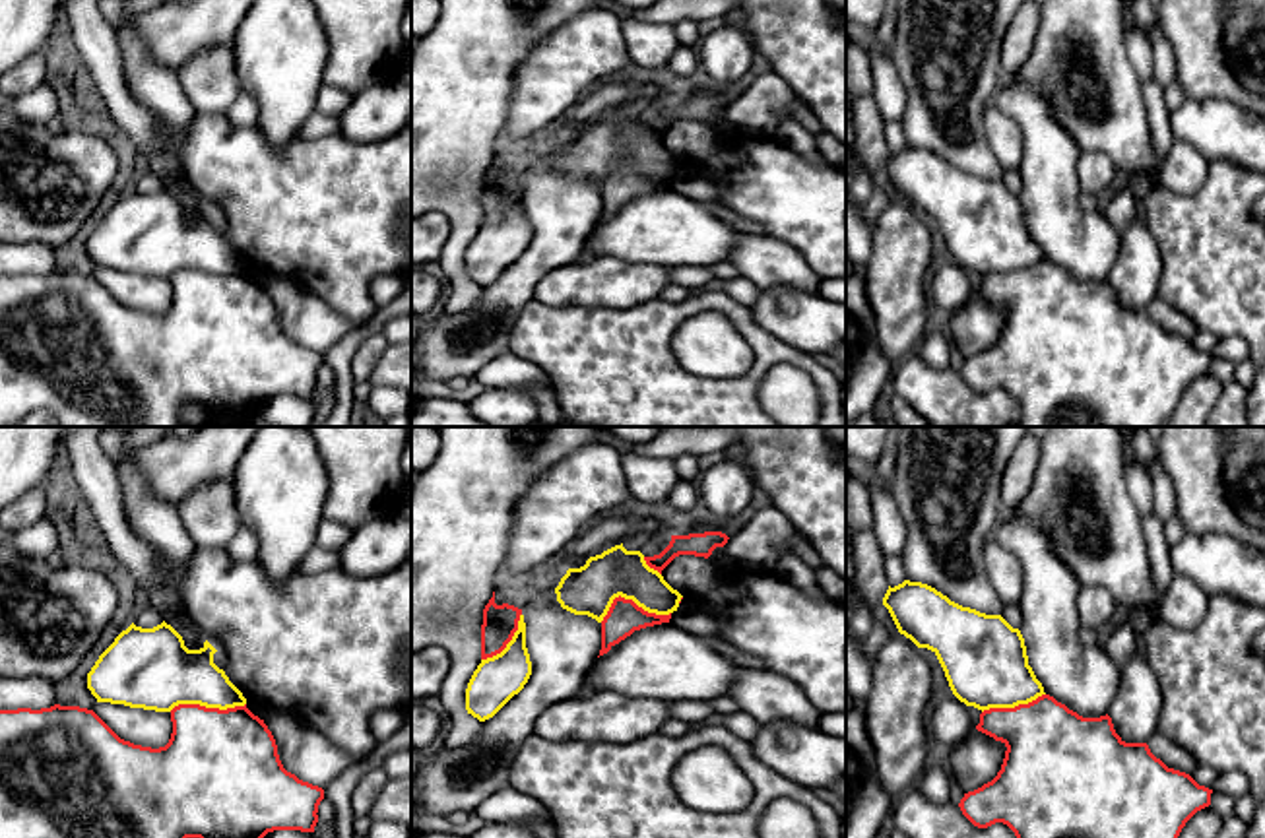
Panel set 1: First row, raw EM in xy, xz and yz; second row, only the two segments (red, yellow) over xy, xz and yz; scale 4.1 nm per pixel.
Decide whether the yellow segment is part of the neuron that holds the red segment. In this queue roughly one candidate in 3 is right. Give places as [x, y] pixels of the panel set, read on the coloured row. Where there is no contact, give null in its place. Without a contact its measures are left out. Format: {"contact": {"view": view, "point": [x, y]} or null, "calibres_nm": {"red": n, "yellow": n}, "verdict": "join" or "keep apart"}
{"contact": {"view": "xz", "point": [631, 600]}, "calibres_nm": {"red": 140, "yellow": 200}, "verdict": "keep apart"}

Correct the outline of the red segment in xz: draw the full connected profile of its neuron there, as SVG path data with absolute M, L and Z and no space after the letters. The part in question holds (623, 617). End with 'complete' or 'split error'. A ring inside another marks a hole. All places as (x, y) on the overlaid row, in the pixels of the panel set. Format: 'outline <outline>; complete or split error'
outline M615 597L607 615L601 621L601 650L600 656L607 654L615 644L631 636L634 630L669 623L669 615L648 613L638 607L632 599Z; complete

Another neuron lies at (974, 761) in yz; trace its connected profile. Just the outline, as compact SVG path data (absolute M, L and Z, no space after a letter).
M972 727L960 743L951 747L947 757L951 780L964 793L982 788L1001 770L1005 751L1005 743Z

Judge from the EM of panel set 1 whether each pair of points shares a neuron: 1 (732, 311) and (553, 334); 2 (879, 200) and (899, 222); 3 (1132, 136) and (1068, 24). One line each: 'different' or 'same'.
1: same
2: different
3: same

